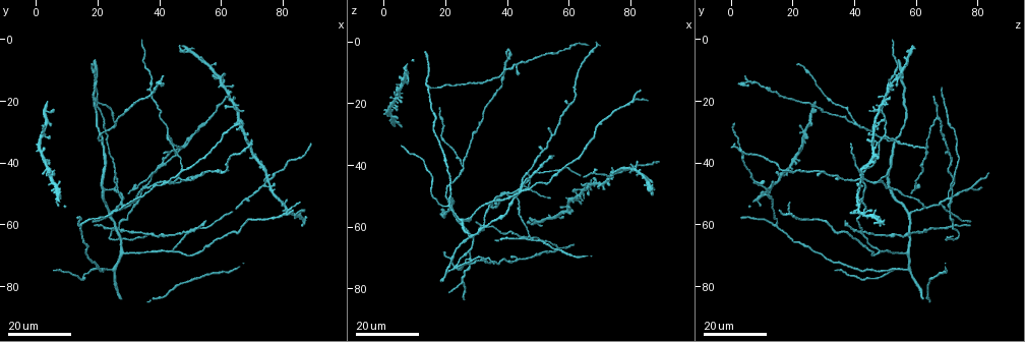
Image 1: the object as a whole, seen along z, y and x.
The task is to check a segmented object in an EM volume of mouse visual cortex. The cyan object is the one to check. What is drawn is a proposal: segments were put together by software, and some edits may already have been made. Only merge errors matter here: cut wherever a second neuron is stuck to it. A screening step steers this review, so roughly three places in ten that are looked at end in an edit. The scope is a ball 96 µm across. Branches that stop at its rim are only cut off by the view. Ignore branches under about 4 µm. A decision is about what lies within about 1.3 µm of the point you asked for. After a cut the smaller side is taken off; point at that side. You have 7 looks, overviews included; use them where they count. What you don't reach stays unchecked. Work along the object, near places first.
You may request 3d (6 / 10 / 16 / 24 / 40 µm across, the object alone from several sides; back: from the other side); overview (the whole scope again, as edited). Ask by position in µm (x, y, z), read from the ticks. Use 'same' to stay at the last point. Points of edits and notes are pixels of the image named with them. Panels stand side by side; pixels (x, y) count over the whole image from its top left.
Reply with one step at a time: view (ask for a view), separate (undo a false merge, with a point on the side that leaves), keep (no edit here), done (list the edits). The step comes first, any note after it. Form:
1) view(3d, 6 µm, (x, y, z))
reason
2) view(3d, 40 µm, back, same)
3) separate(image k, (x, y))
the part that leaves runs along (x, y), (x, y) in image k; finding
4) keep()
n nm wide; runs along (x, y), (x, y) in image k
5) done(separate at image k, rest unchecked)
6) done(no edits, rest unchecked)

view(3d, 24 µm, (48.5, 62.0, 43.0))
four-way junction

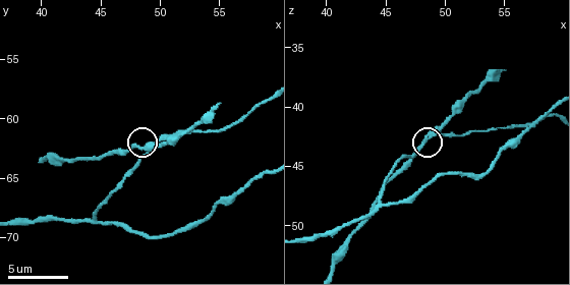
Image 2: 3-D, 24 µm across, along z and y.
view(3d, 6 µm, (48.8, 62.6, 42.4))

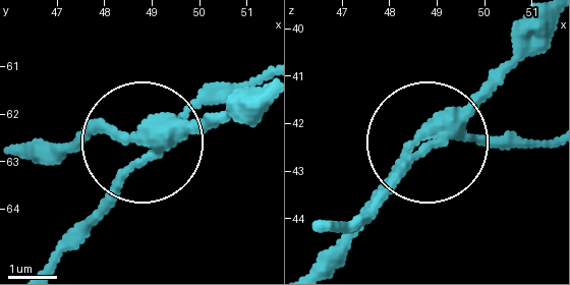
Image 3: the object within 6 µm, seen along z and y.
separate(image 3, (211, 114))
the part that leaves runs along (161, 129), (43, 141) in image 3; two neurons meet here

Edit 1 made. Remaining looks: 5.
view(overview)
redraw

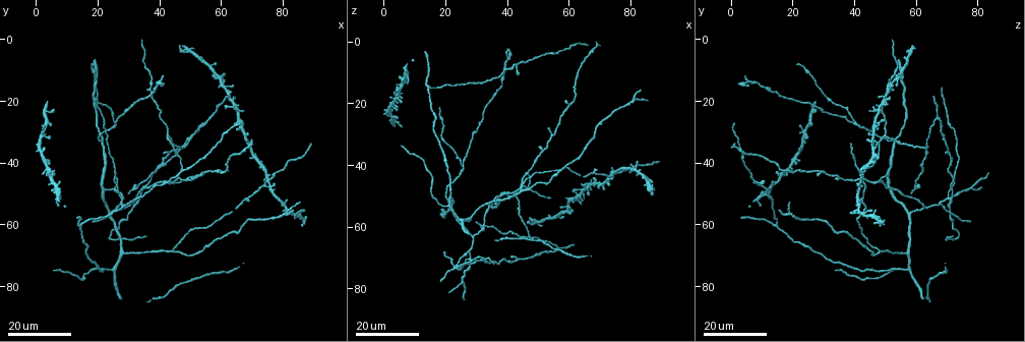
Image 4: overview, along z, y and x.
view(3d, 24 µm, (30.5, 53.0, 62.5))

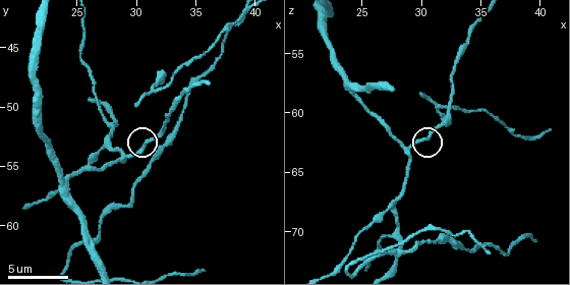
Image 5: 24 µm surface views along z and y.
view(3d, 10 µm, (30.6, 53.2, 62.0))
closer look

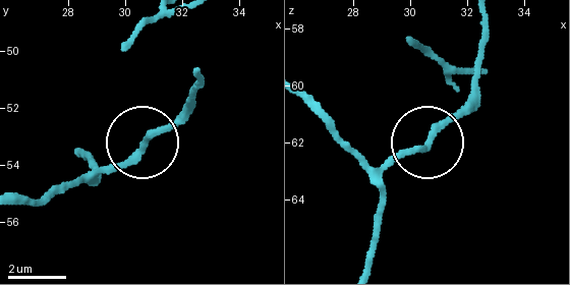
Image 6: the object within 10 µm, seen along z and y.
keep()
runs along (141, 145), (93, 181) in image 6; one neuron here

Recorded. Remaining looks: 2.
view(3d, 10 µm, (27.8, 51.6, 70.6))
three arms meet

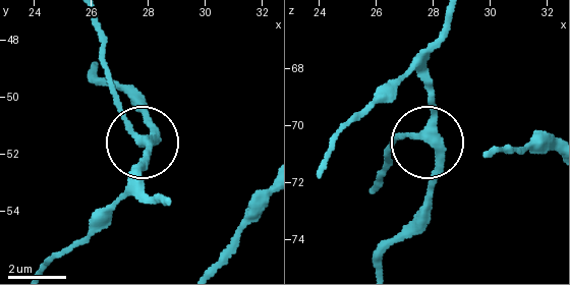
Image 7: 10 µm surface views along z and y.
keep()
side arm 18 µm; runs along (166, 203), (141, 178), (149, 108) in image 7; one neuron here

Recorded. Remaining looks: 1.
done(separate at image 3, rest unchecked)

